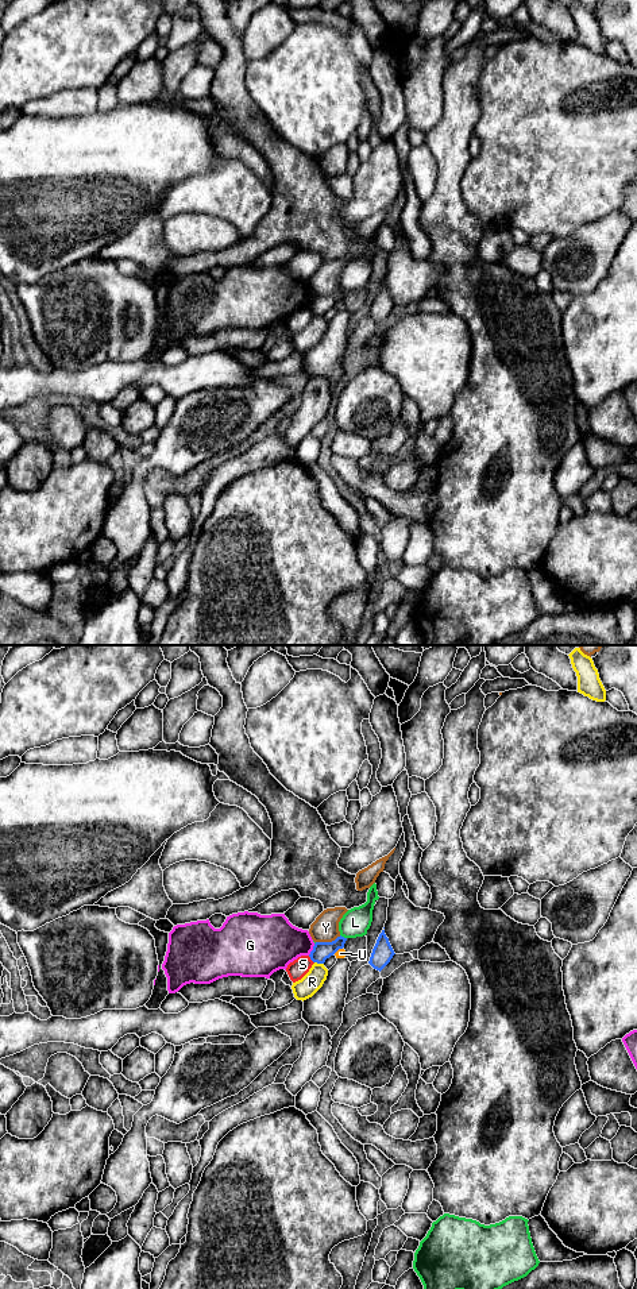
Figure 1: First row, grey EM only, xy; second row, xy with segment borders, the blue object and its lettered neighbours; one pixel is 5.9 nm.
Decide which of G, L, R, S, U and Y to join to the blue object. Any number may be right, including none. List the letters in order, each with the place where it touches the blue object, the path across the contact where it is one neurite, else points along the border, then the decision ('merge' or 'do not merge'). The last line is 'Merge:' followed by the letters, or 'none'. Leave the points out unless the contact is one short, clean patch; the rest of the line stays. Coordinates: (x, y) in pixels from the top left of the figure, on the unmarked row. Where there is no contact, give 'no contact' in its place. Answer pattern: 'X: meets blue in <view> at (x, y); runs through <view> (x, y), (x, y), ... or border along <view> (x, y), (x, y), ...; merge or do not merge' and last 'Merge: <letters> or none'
G: meets blue in xy at (313, 301); do not merge
L: meets blue in xy at (343, 289); border along xy (340, 286), (346, 290); do not merge
R: meets blue in xy at (319, 315); do not merge
S: meets blue in xy at (311, 311); border along xy (308, 308), (313, 315); do not merge
U: meets blue in xy at (338, 301); border along xy (342, 300), (334, 305); do not merge
Y: meets blue in xy at (328, 294); do not merge
Merge: none

